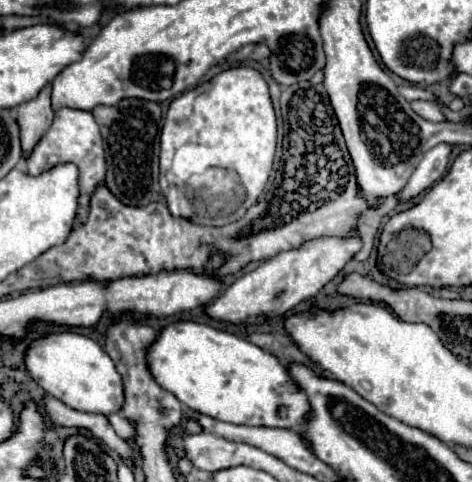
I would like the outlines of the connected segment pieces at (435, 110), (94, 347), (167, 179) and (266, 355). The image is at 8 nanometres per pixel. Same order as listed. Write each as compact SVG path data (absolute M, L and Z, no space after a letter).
M416 100L416 102L412 102L412 110L414 110L418 116L422 116L422 118L426 118L426 120L430 120L430 122L442 122L442 120L444 120L444 114L440 112L440 106L438 106L436 102Z
M58 332L30 344L26 352L30 376L46 390L46 394L62 400L80 412L114 414L124 406L124 386L112 358L92 338L78 332Z
M228 68L174 98L160 134L160 188L172 216L190 218L184 182L196 174L204 174L208 168L238 172L244 184L244 204L240 212L245 214L266 189L276 144L277 120L268 84L254 68Z
M196 322L168 324L158 334L154 344L148 348L148 366L156 382L162 388L170 390L182 404L186 404L194 412L212 416L222 422L298 430L304 424L306 414L310 412L308 396L304 394L304 390L296 386L296 382L292 382L286 364L282 364L272 352L244 338L238 338L236 334L216 330L208 324L196 324Z

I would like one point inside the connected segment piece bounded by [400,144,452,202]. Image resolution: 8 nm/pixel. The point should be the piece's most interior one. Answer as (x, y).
(433, 165)

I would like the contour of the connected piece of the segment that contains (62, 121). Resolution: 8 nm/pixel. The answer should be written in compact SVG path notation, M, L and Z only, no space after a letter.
M62 108L56 112L52 126L48 132L42 136L42 140L36 144L32 150L30 158L26 160L26 170L28 174L36 176L42 174L44 170L50 170L52 166L72 162L78 168L80 174L80 202L78 202L78 212L76 212L76 222L86 222L88 210L90 210L90 196L98 188L98 184L104 182L106 176L106 158L104 158L104 148L102 148L102 136L96 126L96 120L92 118L90 112L84 110L72 110L72 108Z

